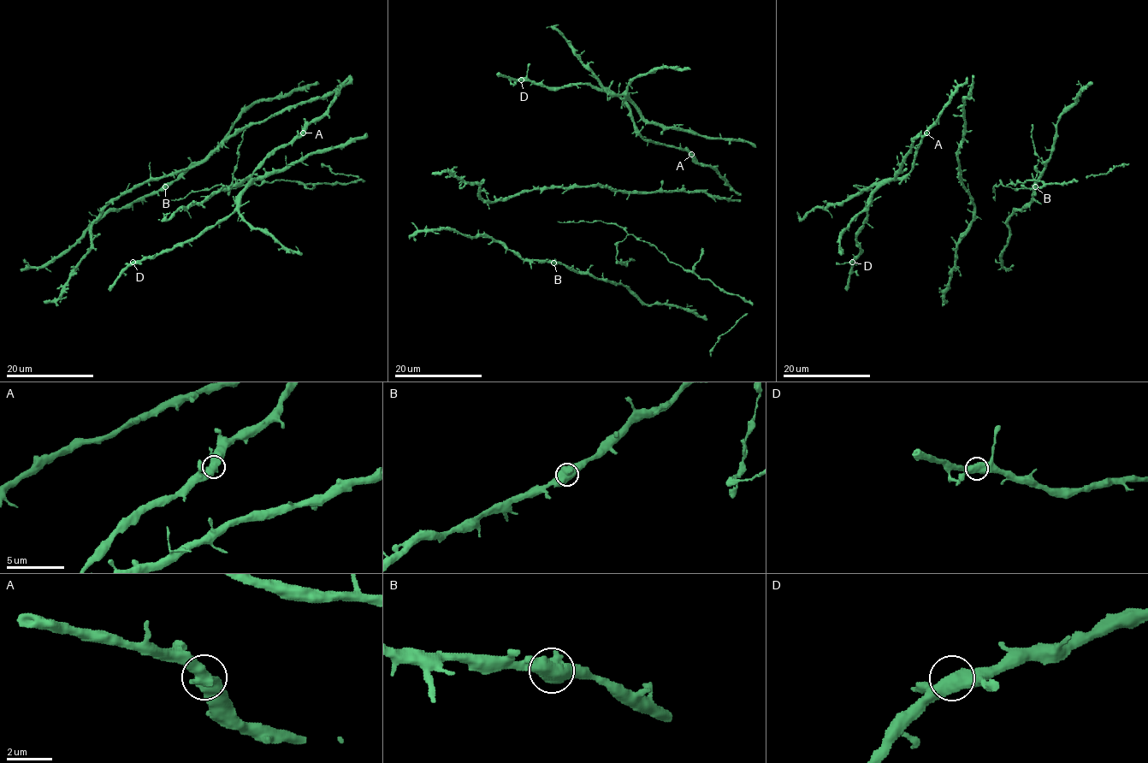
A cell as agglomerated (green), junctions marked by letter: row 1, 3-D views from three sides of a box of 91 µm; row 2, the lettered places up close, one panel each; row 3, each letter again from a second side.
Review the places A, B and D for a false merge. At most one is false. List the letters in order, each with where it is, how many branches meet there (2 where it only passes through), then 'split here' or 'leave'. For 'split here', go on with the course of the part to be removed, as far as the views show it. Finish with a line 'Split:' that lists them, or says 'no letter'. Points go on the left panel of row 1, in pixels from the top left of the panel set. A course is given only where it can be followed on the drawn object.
A: at (303, 133); 2 branches meet; leave
B: at (165, 186); 2 branches meet; leave
D: at (133, 262); 2 branches meet; leave
Split: no letter

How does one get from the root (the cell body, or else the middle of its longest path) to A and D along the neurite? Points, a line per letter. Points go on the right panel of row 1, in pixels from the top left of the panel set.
A: (963, 185), (958, 145), (964, 136), (964, 101), (969, 95), (969, 85), (958, 87), (926, 133)
D: (963, 185), (958, 145), (970, 89), (965, 84), (922, 136), (914, 168), (872, 194), (852, 262)

